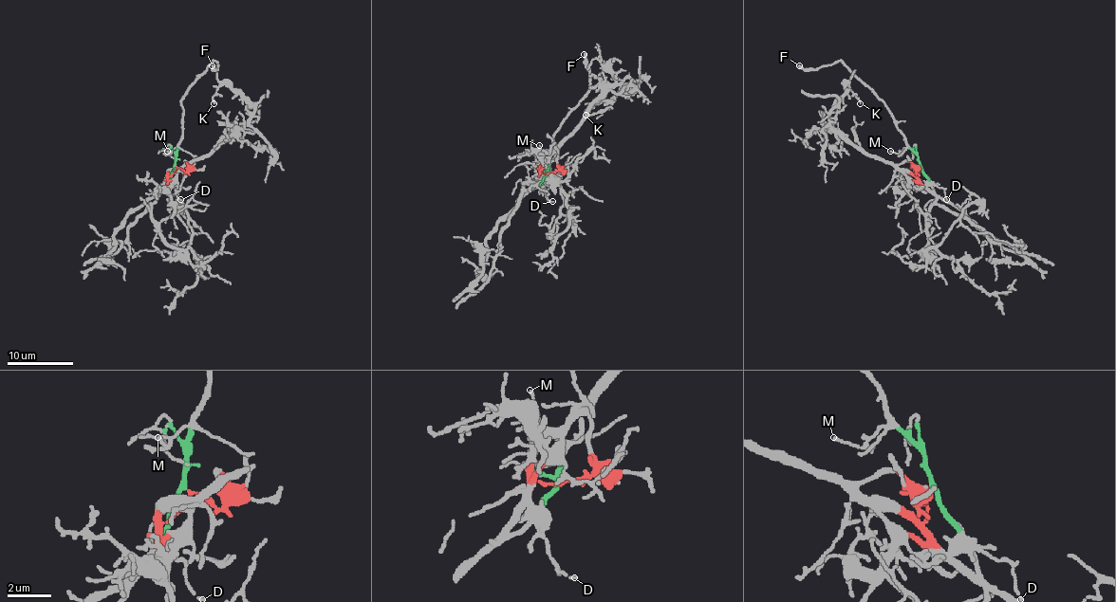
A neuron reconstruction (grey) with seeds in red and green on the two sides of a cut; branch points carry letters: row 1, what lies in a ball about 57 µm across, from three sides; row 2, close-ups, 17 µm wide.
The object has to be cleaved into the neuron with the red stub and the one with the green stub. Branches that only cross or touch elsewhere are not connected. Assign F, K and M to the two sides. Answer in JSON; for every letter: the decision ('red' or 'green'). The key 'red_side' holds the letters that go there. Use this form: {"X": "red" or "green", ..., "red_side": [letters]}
{"F": "green", "K": "red", "M": "green", "red_side": ["K"]}

